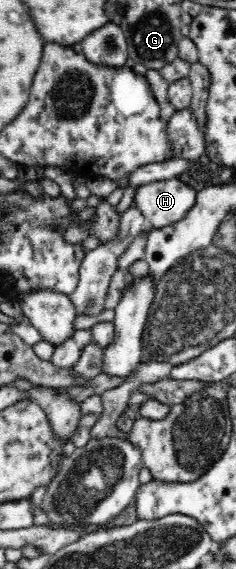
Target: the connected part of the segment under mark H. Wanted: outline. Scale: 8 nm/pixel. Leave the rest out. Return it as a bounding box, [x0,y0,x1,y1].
[133,178,196,229]

